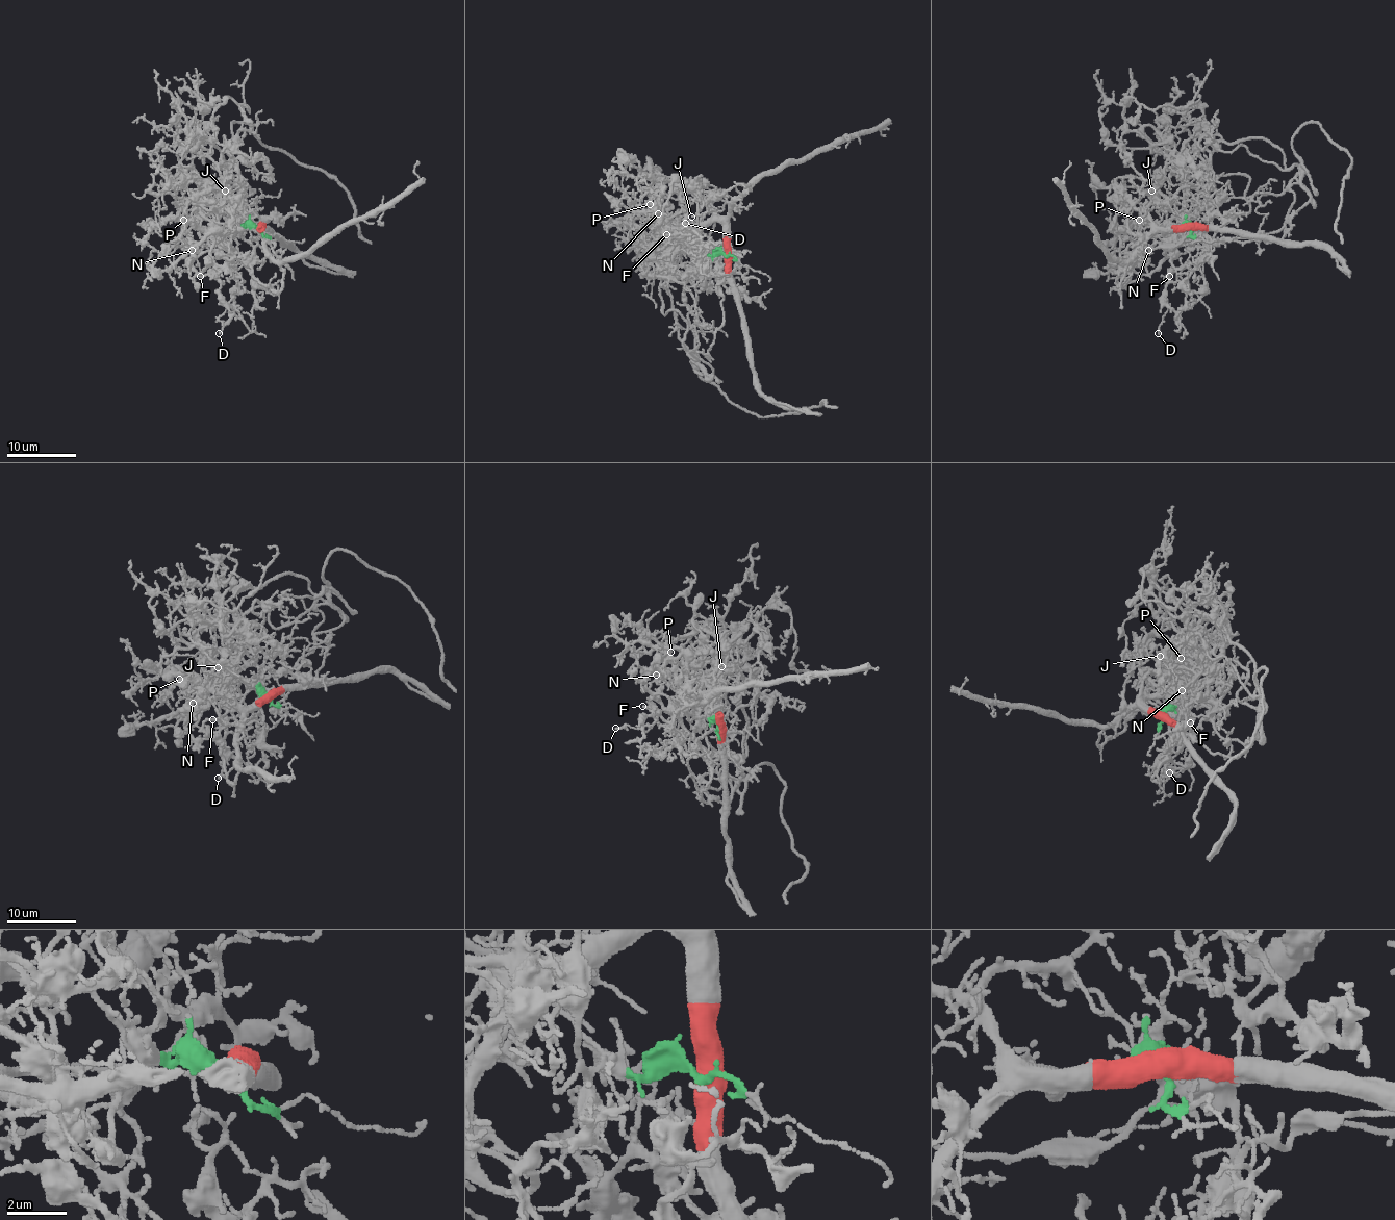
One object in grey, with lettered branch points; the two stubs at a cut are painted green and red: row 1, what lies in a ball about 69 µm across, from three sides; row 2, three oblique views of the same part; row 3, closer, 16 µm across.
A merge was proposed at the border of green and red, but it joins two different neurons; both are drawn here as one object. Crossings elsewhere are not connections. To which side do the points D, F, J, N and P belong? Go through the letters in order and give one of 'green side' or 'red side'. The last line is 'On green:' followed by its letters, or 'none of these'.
D: green side
F: green side
J: red side
N: red side
P: red side
On green: D, F

